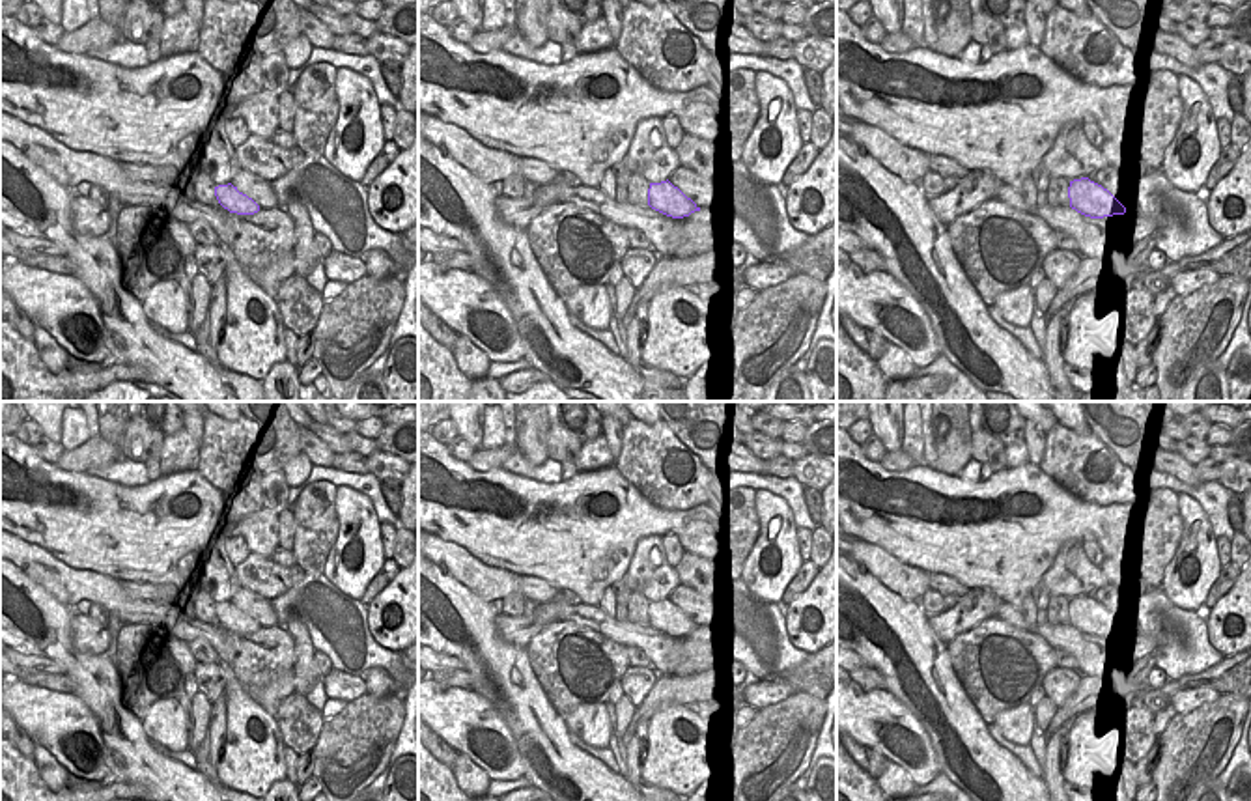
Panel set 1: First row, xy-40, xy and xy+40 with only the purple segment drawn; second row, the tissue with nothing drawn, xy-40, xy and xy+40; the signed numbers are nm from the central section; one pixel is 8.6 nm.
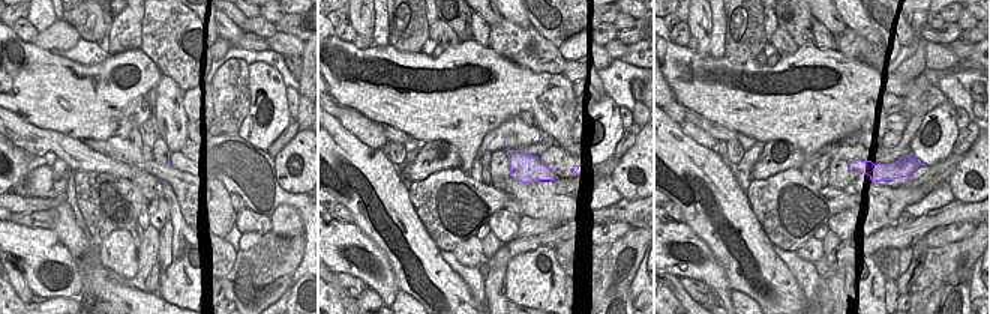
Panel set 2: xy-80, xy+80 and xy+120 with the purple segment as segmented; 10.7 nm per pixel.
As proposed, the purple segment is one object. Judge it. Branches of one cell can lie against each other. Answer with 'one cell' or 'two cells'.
two cells

